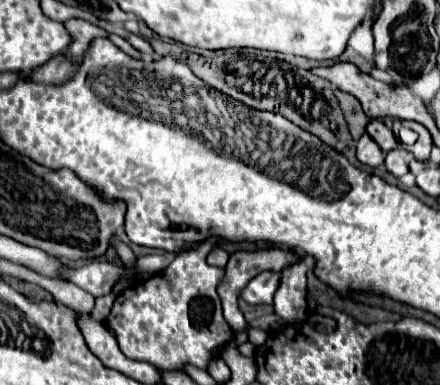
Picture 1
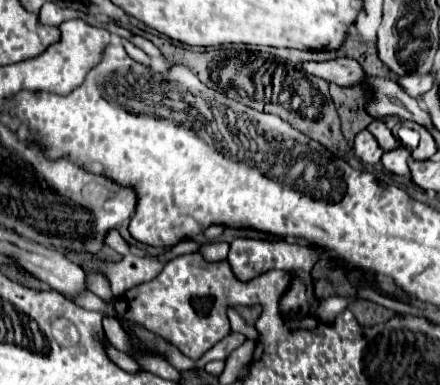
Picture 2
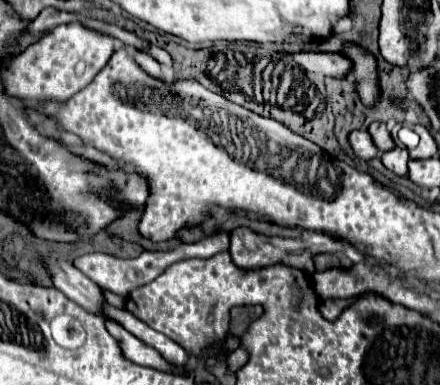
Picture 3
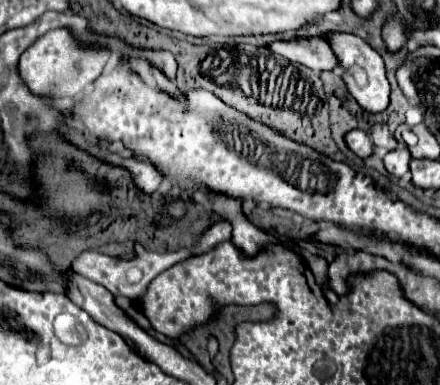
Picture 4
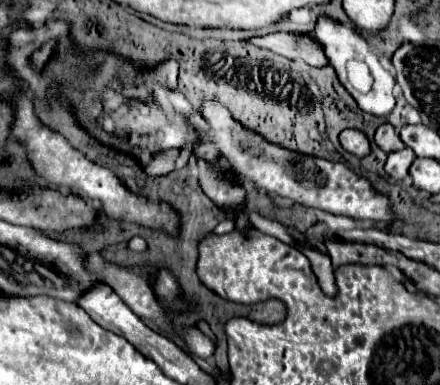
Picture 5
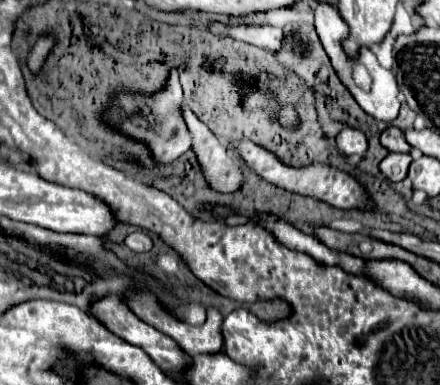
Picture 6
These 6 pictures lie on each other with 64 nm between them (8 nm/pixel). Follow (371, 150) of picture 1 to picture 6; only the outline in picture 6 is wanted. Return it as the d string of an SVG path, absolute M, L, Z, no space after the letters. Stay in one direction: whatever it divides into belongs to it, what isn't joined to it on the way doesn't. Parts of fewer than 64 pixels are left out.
M344 128L338 136L336 136L336 146L340 152L344 152L346 156L358 154L364 156L368 150L368 140L360 130L354 128Z

